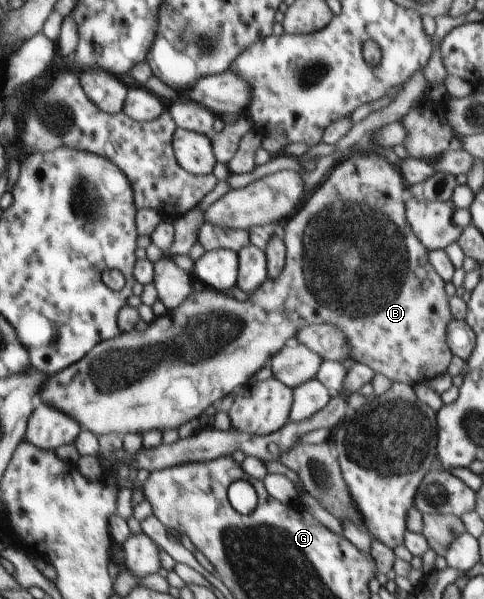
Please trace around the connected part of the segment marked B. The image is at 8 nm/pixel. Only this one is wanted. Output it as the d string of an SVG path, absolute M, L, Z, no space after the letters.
M358 151L349 154L330 169L328 177L322 179L322 185L312 195L308 194L304 198L308 199L304 203L304 207L297 209L294 212L296 213L294 217L289 217L282 223L281 232L286 251L286 261L284 261L284 269L278 275L278 279L267 278L252 295L249 295L246 301L237 301L229 293L220 292L210 287L199 292L193 290L174 311L168 311L168 314L155 317L154 322L148 325L145 331L122 332L113 339L102 341L87 356L82 357L82 360L78 361L77 364L70 365L65 371L52 376L48 375L48 379L42 385L42 391L40 392L41 402L48 403L48 405L56 407L58 411L74 417L83 429L92 431L96 436L118 433L120 437L124 437L126 434L132 433L143 435L152 431L152 429L158 429L158 431L162 432L168 429L179 429L180 426L188 423L188 421L195 418L198 419L208 407L216 406L224 397L245 385L248 379L266 366L268 360L272 359L276 353L279 353L290 339L295 338L298 331L311 324L327 324L338 327L349 338L350 359L353 362L368 365L375 374L382 374L392 382L400 382L412 386L438 377L438 375L446 374L453 357L446 343L446 327L453 319L448 303L450 297L444 291L445 282L442 280L442 277L434 271L434 267L428 261L429 250L412 233L412 229L410 229L410 225L406 221L406 189L407 186L401 177L400 171L385 156L368 151L364 153Z

